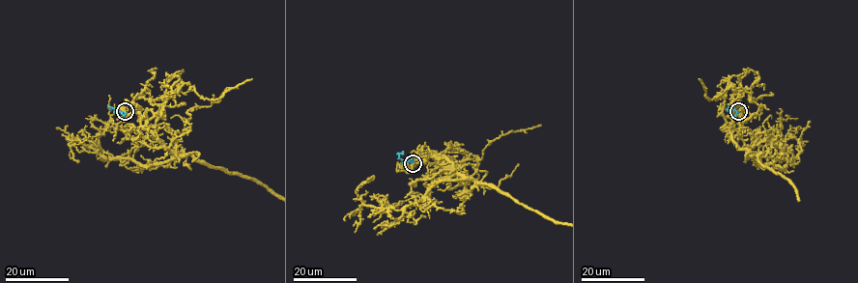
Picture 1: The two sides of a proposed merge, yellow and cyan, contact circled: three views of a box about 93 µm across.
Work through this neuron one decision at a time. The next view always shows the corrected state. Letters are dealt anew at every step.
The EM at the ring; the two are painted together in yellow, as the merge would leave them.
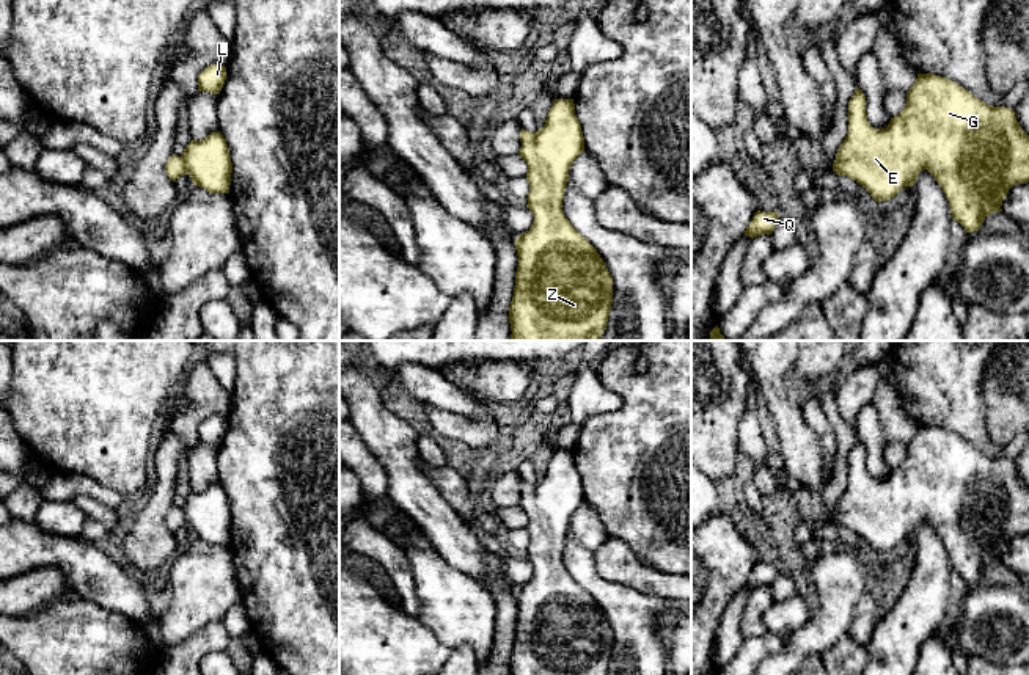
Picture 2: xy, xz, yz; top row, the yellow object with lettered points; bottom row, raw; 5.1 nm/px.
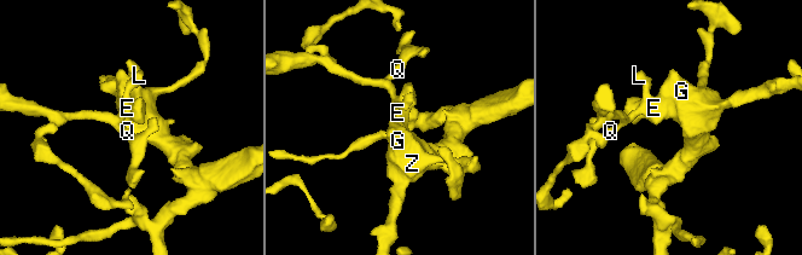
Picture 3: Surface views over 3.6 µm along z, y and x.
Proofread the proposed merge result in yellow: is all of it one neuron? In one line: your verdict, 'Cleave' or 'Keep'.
Keep

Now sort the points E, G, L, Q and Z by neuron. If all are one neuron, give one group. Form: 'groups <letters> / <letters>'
groups E G L Q Z

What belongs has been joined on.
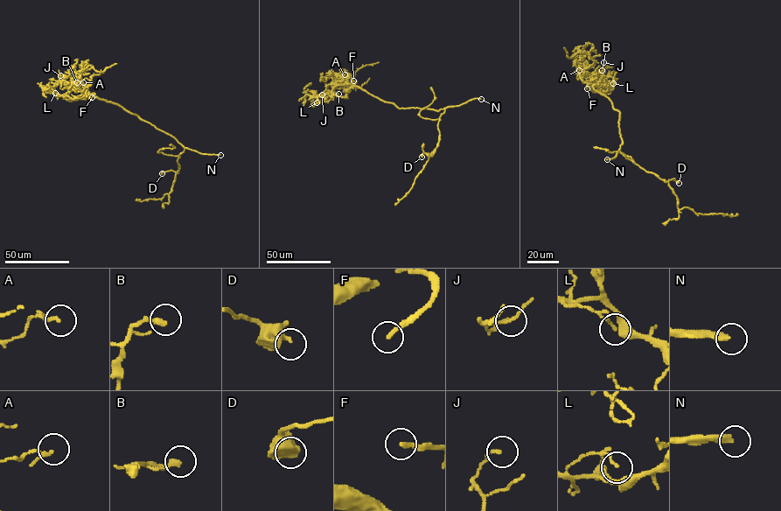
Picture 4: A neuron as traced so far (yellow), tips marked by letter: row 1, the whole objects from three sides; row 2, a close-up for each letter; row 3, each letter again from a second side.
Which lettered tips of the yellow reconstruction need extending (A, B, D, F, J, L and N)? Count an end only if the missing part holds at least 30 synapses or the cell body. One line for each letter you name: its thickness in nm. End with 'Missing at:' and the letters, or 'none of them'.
F: 200 nm
N: 280 nm
Missing at: F, N

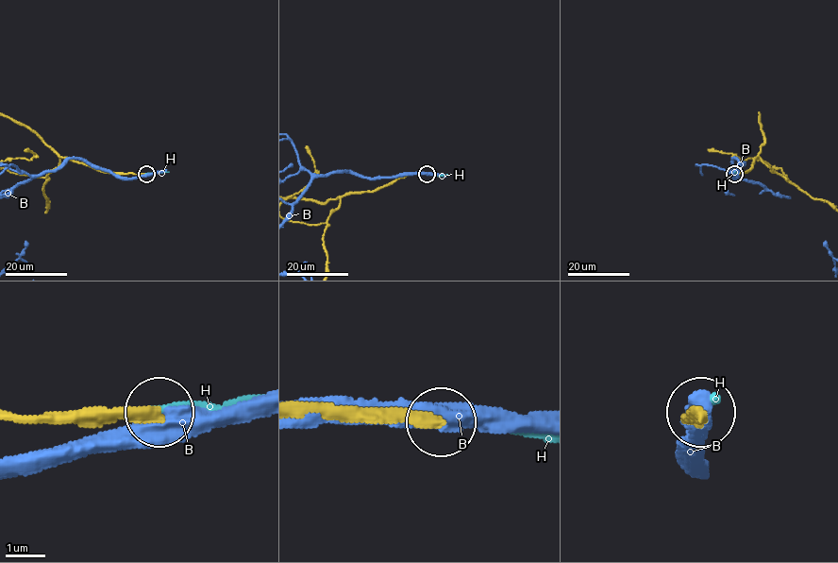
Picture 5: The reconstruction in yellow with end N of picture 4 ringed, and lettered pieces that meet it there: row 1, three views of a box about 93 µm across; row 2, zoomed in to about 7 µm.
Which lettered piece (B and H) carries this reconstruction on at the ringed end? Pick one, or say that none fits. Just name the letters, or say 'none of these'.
none of these

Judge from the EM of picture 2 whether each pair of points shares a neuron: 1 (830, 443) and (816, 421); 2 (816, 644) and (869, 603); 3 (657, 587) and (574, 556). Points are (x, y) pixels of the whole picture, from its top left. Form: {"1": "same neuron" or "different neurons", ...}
{"1": "same neuron", "2": "different neurons", "3": "different neurons"}

